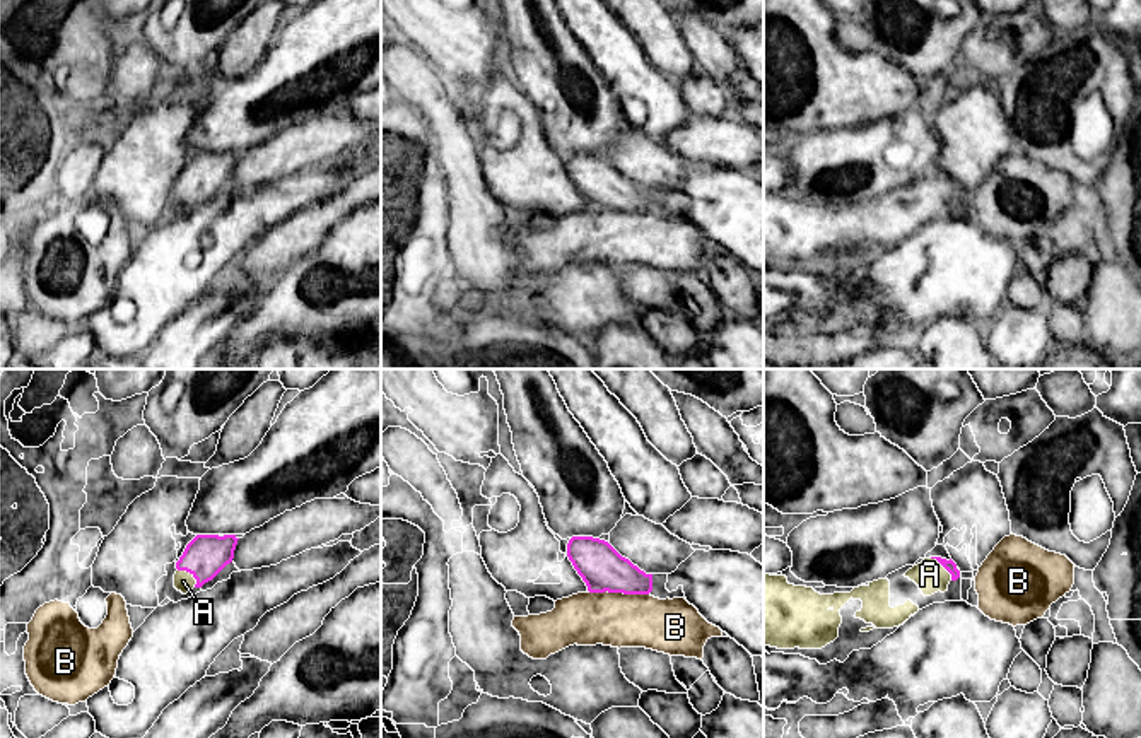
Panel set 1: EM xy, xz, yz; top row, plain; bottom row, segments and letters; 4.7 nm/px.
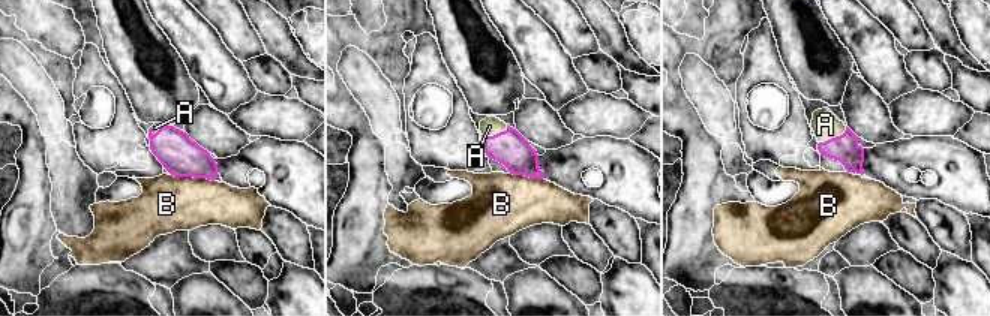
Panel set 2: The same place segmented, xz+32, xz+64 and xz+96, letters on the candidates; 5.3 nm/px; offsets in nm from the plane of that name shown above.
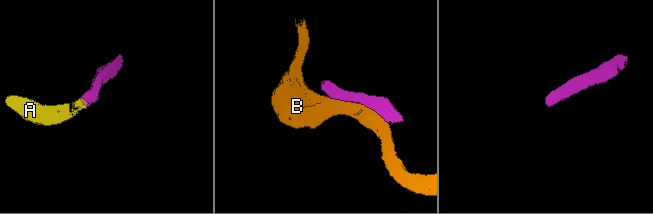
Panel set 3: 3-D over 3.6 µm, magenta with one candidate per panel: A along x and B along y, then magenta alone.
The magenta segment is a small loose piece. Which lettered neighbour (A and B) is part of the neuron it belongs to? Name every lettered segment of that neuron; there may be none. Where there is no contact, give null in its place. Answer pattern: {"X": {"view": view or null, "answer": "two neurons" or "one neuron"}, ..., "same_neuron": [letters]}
{"A": {"view": "xy", "answer": "one neuron"}, "B": {"view": "xz", "answer": "two neurons"}, "same_neuron": ["A"]}

